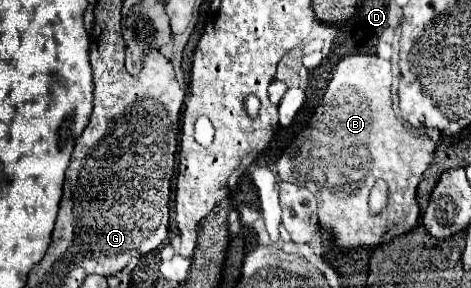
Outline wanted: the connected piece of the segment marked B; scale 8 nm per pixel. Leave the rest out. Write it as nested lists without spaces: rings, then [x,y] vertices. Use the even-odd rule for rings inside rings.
[[[376,54],[340,58],[308,126],[276,162],[282,180],[302,180],[316,194],[320,224],[334,232],[336,246],[386,244],[398,230],[406,232],[418,224],[416,188],[424,170],[432,164],[434,142],[426,134],[414,134],[396,118],[390,90],[392,72],[388,60]],[[378,178],[388,184],[388,204],[380,214],[372,216],[368,194]]]

